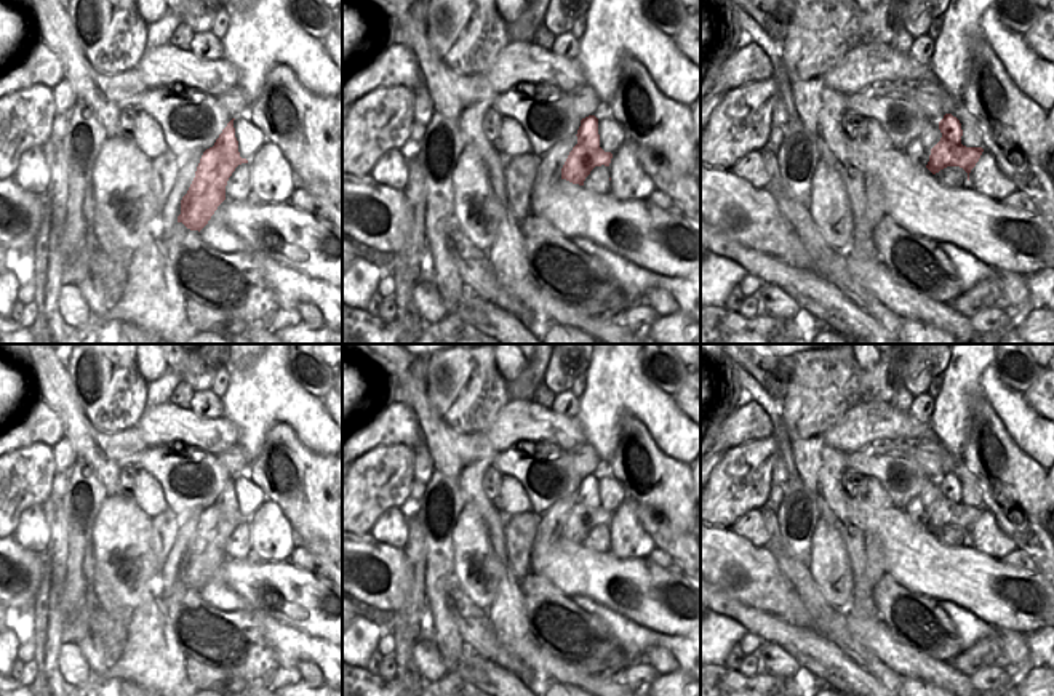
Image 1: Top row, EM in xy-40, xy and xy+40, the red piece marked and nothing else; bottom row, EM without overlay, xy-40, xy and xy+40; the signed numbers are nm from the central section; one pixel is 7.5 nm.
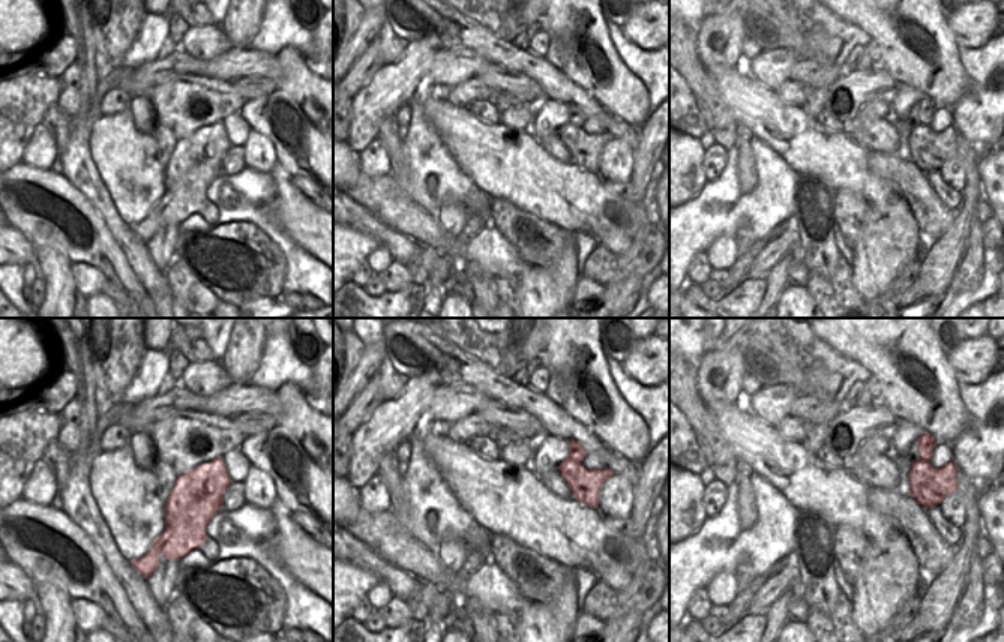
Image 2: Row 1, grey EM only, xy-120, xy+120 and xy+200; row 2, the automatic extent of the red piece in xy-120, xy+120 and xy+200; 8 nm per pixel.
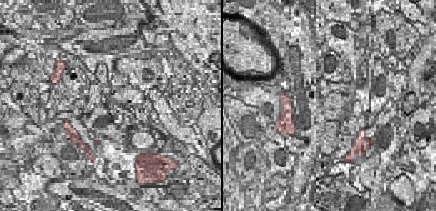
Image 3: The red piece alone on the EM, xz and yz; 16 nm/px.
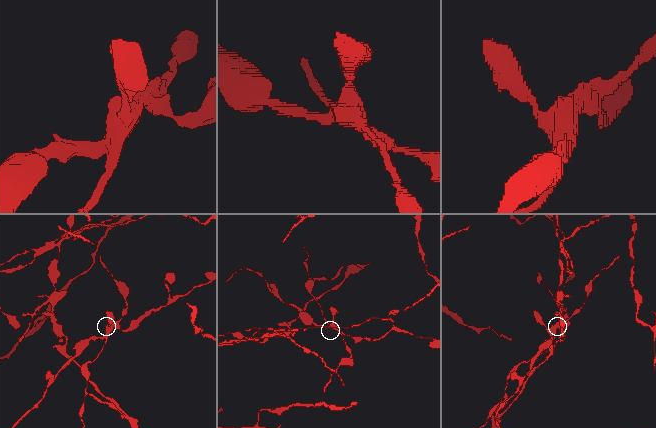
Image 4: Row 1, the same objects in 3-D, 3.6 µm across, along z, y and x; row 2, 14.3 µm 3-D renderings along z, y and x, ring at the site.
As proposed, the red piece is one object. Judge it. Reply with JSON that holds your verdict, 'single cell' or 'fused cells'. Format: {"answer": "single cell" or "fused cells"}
{"answer": "fused cells"}

